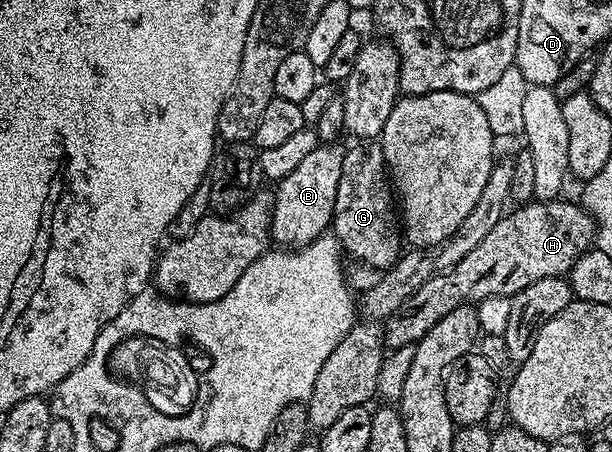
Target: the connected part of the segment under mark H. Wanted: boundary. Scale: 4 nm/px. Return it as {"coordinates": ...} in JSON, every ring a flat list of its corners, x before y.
{"coordinates":[[564,199,536,200,513,207,513,212,511,209,505,214,498,226,494,226,494,230,490,230,490,234,486,234,486,238,482,238,482,242,478,242,478,246,474,246,474,250,470,250,470,254,466,254,466,258,462,258,458,266,430,278,426,286,410,294,410,298,401,306,399,312,383,321,385,345,389,349,416,345,431,330,434,322,442,322,442,318,446,318,450,310,482,301,491,295,517,296,522,290,526,290,526,286,539,282,541,278,554,278,571,272,574,262,578,262,578,258,582,258,582,254,593,247,596,223,583,206,579,203,571,204]]}

